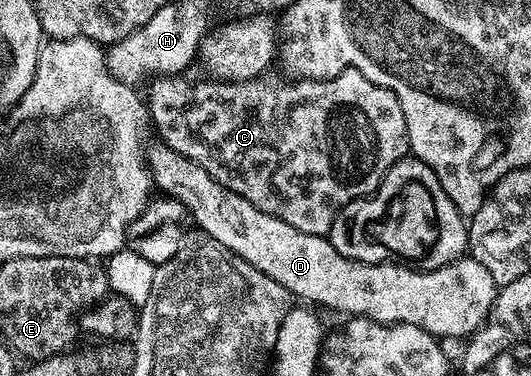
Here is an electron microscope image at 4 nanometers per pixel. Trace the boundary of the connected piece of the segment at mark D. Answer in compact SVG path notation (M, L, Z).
M151 146L148 151L150 173L154 176L157 190L183 203L191 220L196 227L198 223L199 229L203 231L203 236L232 249L232 253L248 261L248 265L260 269L260 273L284 285L284 289L295 300L305 301L318 309L327 307L330 311L339 311L342 317L371 319L377 323L416 325L435 337L469 337L486 322L490 311L494 309L496 284L492 273L488 273L488 269L484 269L484 265L480 265L480 261L472 257L457 259L435 271L416 271L401 263L361 263L349 259L336 253L327 236L300 233L300 229L292 229L292 225L280 221L275 215L256 209L256 205L244 201L244 197L232 193L232 189L220 185L204 169L200 169L200 165L188 161L168 146L157 146Z

